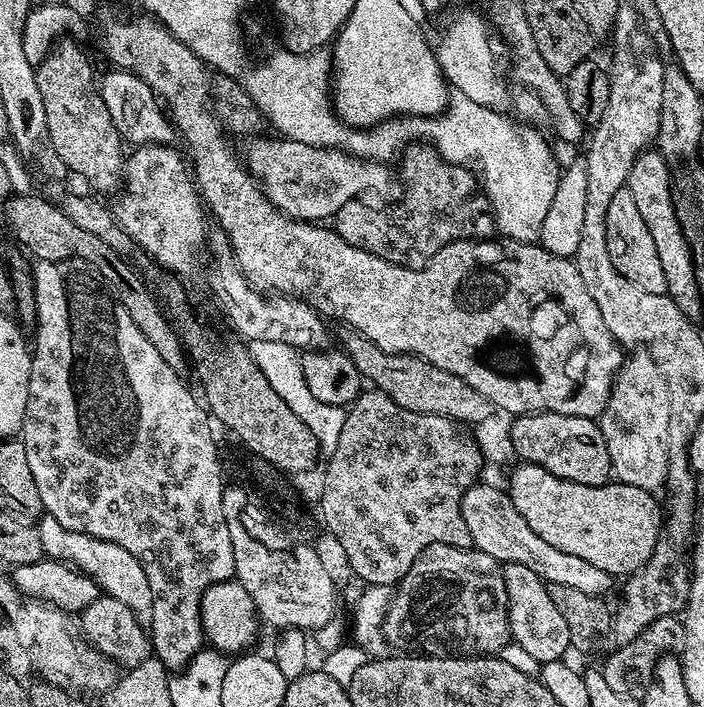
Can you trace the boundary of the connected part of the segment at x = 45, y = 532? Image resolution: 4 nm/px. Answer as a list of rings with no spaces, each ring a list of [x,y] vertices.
[[[44,514],[39,517],[38,527],[42,538],[42,550],[49,560],[62,560],[84,572],[100,587],[103,595],[118,598],[138,618],[138,622],[148,626],[152,622],[154,610],[154,594],[150,594],[150,578],[146,578],[146,570],[142,570],[142,562],[130,554],[130,550],[122,550],[114,542],[106,542],[102,538],[94,538],[90,534],[78,534],[78,530],[66,530],[58,518]]]

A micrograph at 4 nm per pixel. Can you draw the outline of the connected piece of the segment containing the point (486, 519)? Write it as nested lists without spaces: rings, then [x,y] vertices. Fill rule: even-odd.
[[[477,482],[470,487],[461,498],[462,517],[470,532],[473,547],[490,555],[501,564],[518,564],[534,571],[546,584],[565,584],[577,588],[592,597],[603,597],[616,584],[615,577],[586,562],[584,558],[557,550],[539,538],[534,530],[526,524],[526,520],[515,510],[514,504],[501,487],[500,489]]]

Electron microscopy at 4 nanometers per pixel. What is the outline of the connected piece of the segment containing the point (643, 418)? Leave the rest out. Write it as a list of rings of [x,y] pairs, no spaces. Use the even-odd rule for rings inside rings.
[[[644,349],[631,351],[617,372],[611,398],[598,418],[615,479],[656,492],[667,483],[669,468],[670,396],[658,364]]]

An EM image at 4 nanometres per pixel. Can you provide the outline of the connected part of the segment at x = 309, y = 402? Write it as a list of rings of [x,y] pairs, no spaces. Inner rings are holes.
[[[254,341],[247,345],[247,349],[254,358],[258,370],[262,370],[266,382],[270,382],[274,394],[278,394],[278,398],[282,398],[282,402],[286,402],[286,406],[290,406],[290,410],[294,410],[294,414],[308,428],[309,437],[315,443],[316,440],[320,443],[324,454],[331,454],[342,431],[345,409],[338,405],[326,405],[310,394],[306,378],[303,377],[301,353],[292,345],[278,341]]]

